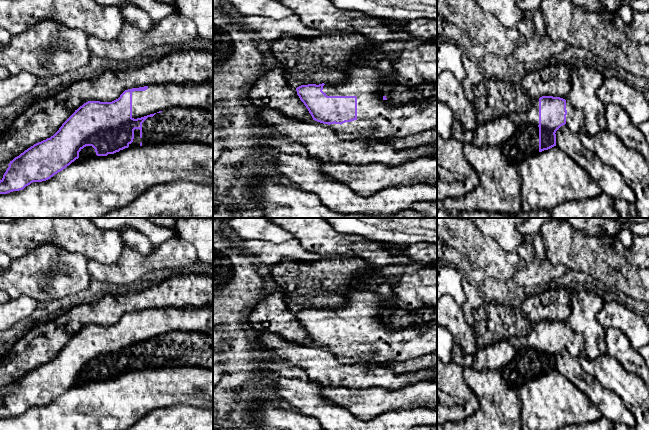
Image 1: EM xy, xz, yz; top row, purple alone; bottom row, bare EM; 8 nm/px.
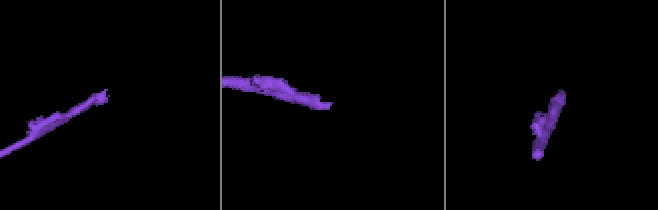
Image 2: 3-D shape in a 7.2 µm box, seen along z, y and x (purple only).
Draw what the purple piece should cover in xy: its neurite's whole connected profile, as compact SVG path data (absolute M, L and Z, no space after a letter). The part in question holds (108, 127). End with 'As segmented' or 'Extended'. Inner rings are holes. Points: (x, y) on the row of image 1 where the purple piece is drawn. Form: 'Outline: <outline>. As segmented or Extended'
Outline: M213 82L202 84L151 84L144 87L125 90L118 99L112 102L88 101L80 106L62 124L59 130L50 138L38 142L15 157L8 164L3 178L0 180L0 194L23 190L33 182L42 182L50 179L79 158L79 152L86 146L92 146L97 156L107 156L128 148L134 139L134 130L140 130L142 138L142 123L156 113L169 108L181 107L184 109L202 109L213 112Z. Extended

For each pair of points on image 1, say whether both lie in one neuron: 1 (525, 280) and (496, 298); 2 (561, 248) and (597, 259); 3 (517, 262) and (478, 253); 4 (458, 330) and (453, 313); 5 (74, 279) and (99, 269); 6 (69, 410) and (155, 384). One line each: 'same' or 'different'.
1: different
2: same
3: same
4: same
5: different
6: same

